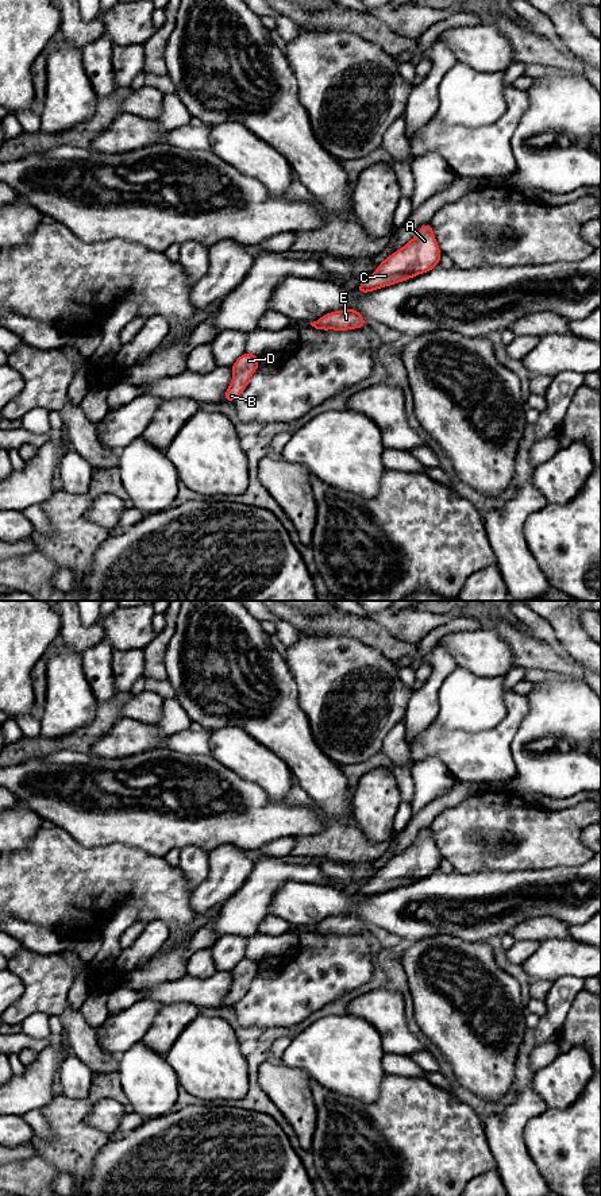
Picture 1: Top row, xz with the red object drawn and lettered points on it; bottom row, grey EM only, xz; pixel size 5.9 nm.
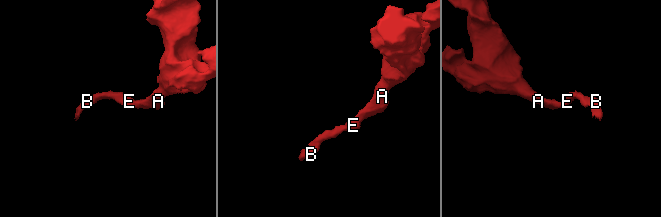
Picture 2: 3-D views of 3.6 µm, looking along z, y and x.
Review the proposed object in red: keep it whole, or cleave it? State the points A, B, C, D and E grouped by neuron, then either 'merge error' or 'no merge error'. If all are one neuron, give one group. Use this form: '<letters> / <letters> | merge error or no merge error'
A B C D E | no merge error

